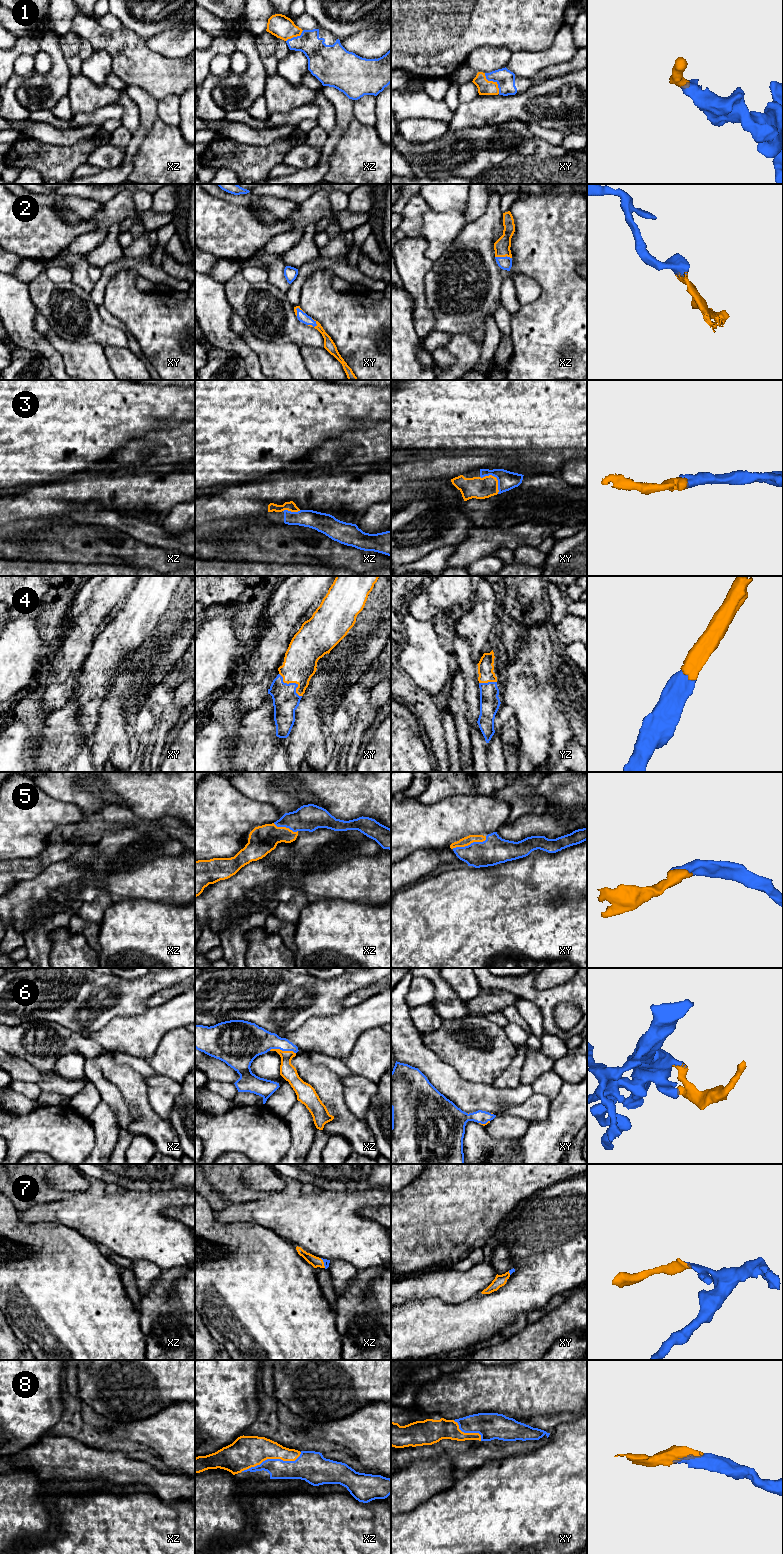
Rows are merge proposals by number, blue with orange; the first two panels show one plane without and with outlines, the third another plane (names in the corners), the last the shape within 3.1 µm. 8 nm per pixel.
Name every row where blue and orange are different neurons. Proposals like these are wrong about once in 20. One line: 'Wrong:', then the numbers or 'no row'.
Wrong: no row

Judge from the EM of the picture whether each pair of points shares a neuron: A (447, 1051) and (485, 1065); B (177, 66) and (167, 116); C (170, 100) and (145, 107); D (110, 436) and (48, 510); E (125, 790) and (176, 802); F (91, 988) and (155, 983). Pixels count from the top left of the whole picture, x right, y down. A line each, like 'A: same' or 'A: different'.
A: same
B: different
C: different
D: different
E: same
F: same

